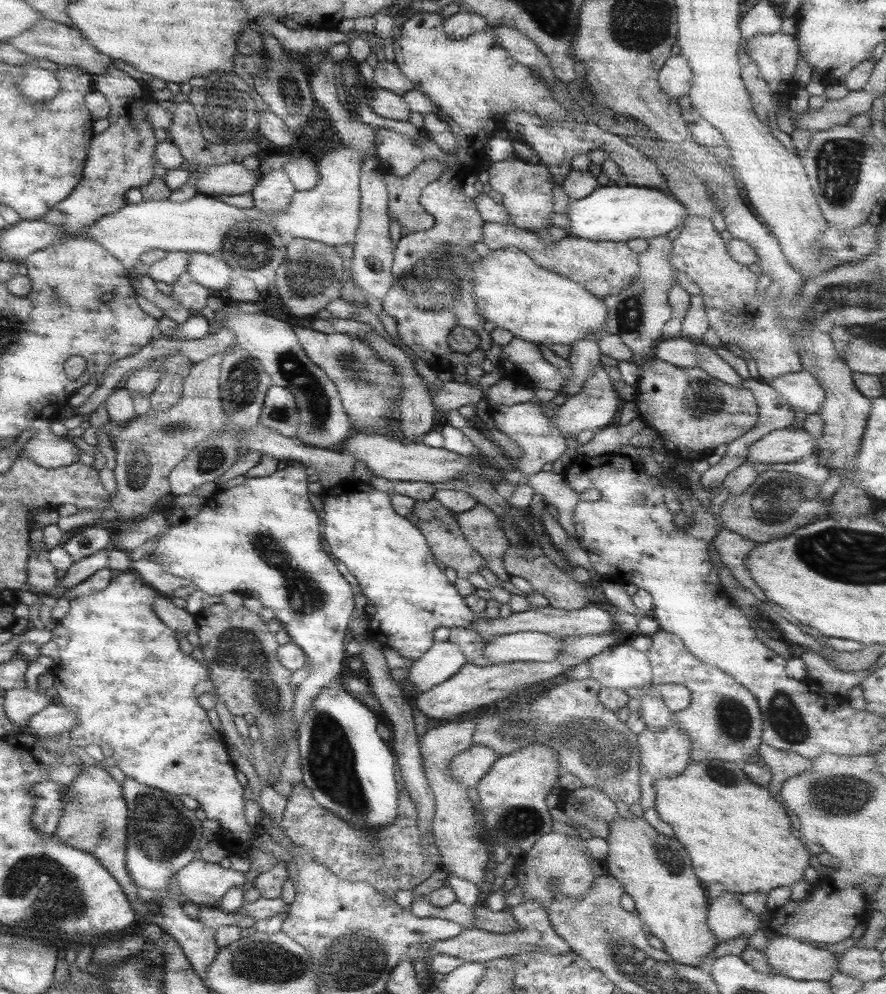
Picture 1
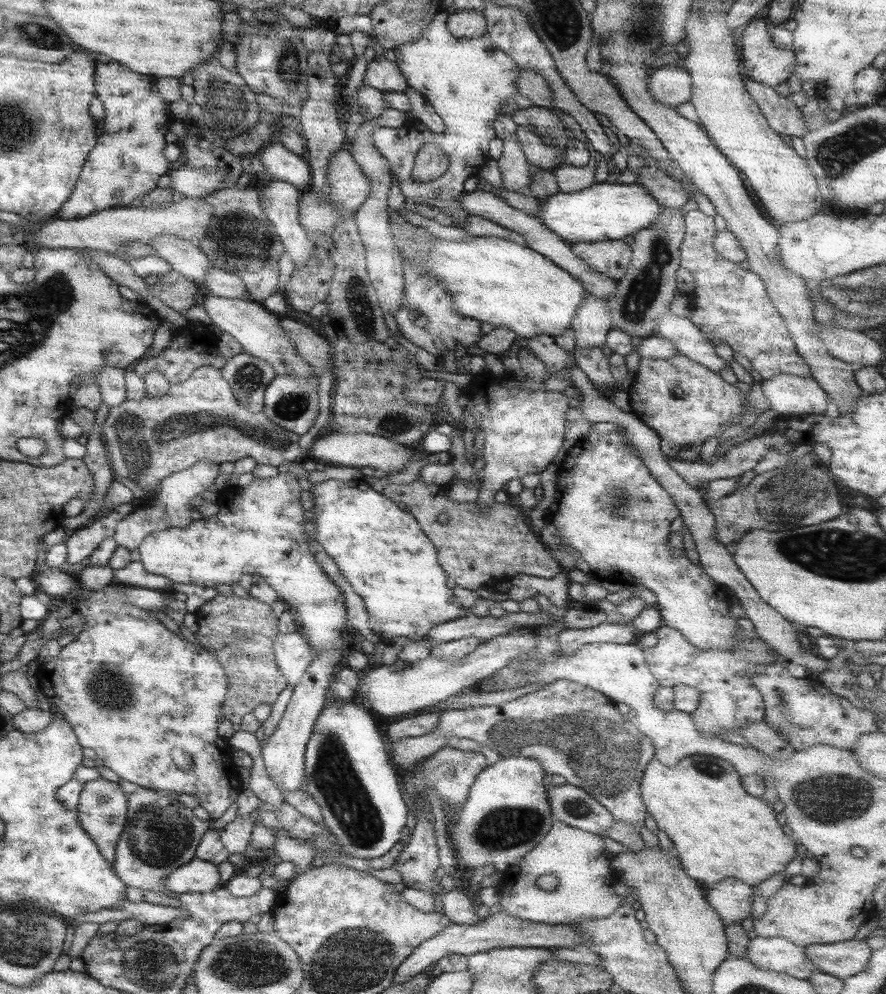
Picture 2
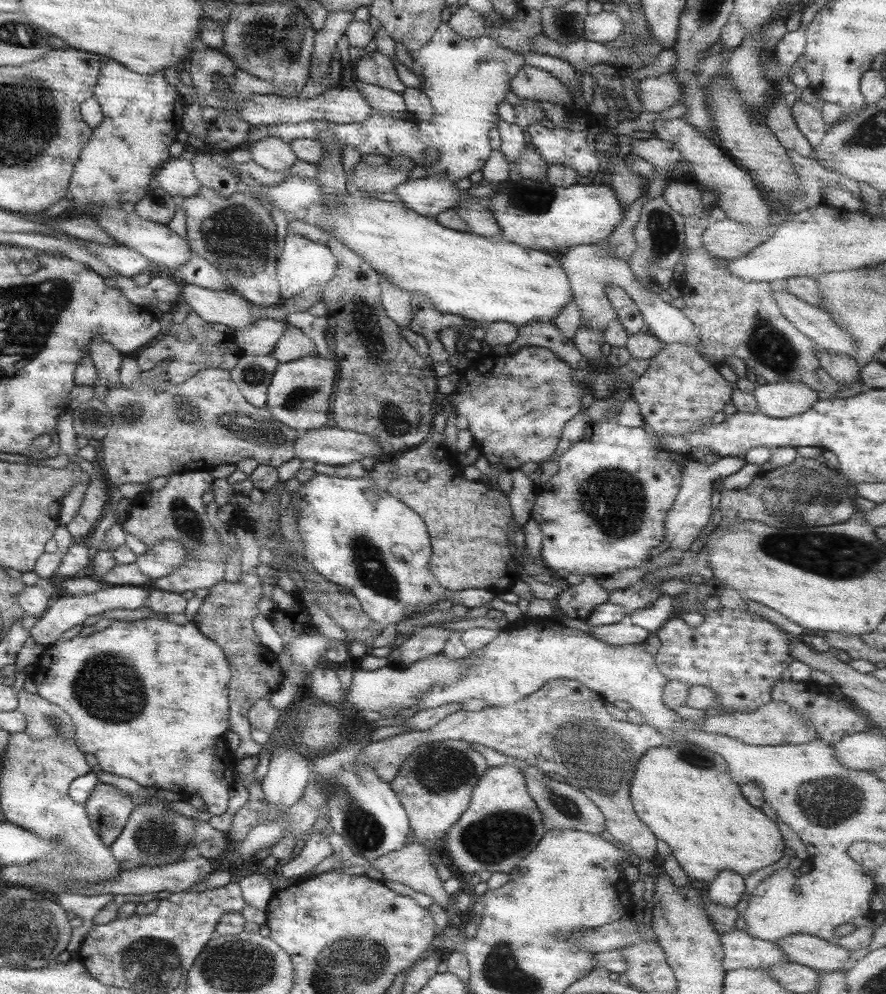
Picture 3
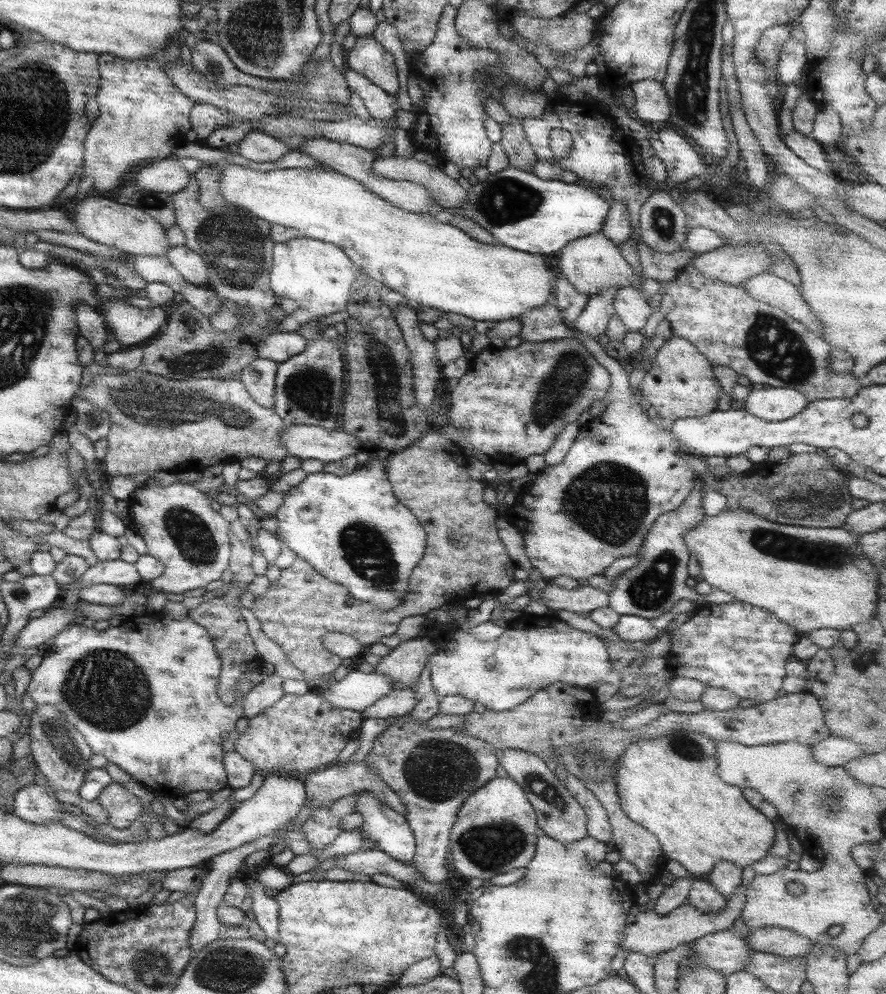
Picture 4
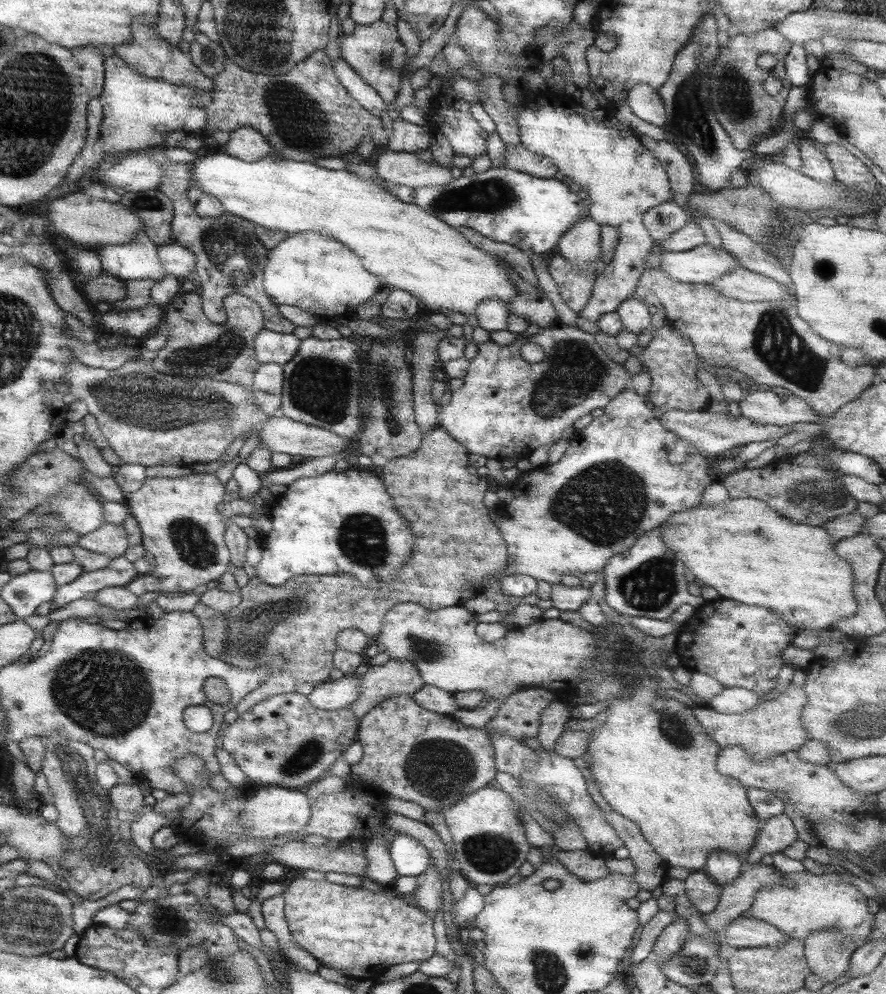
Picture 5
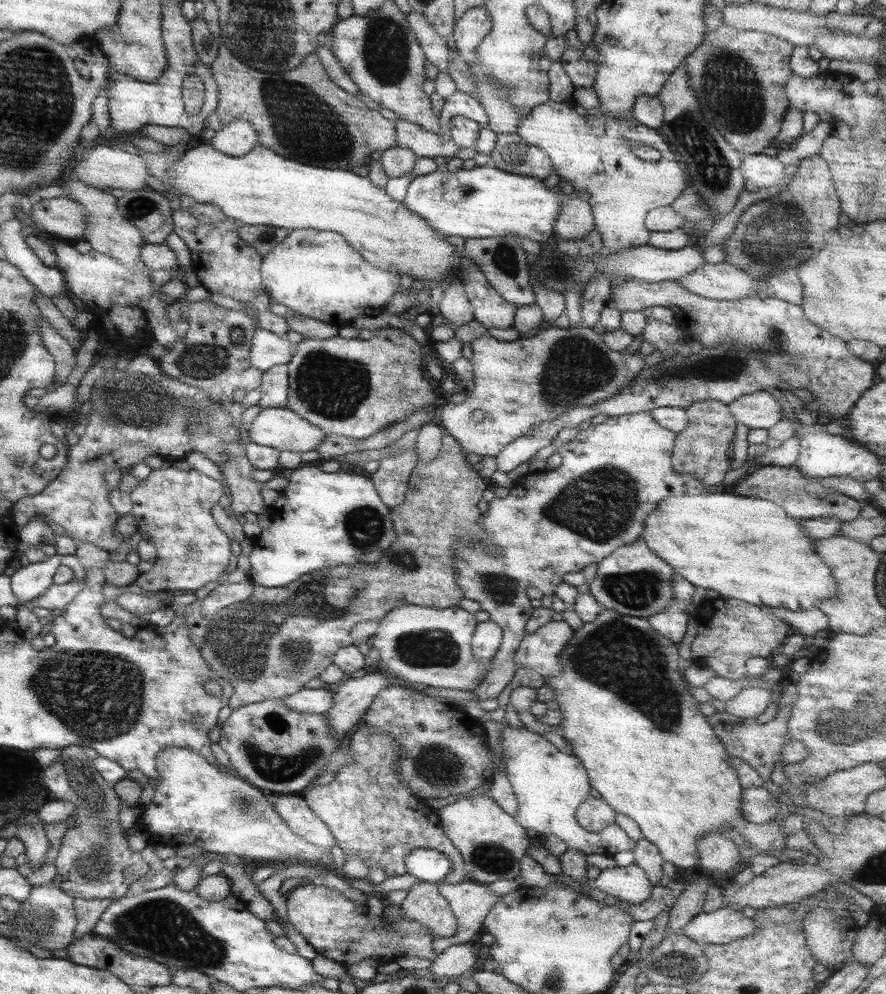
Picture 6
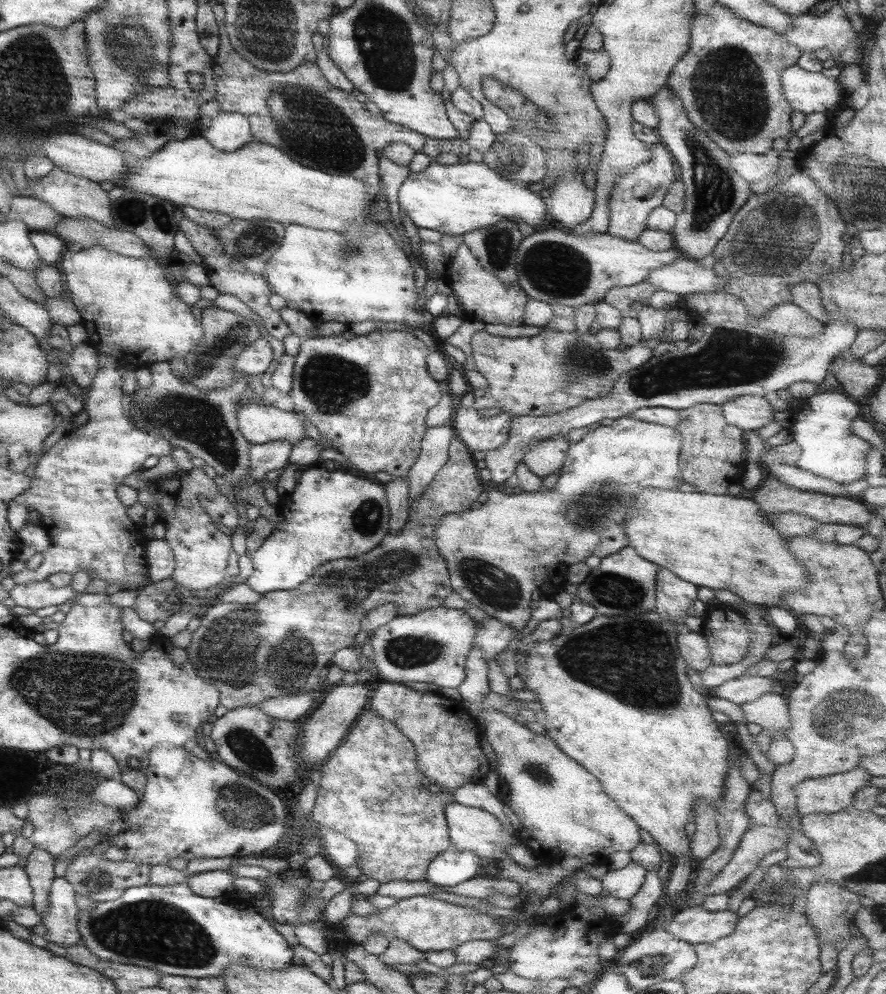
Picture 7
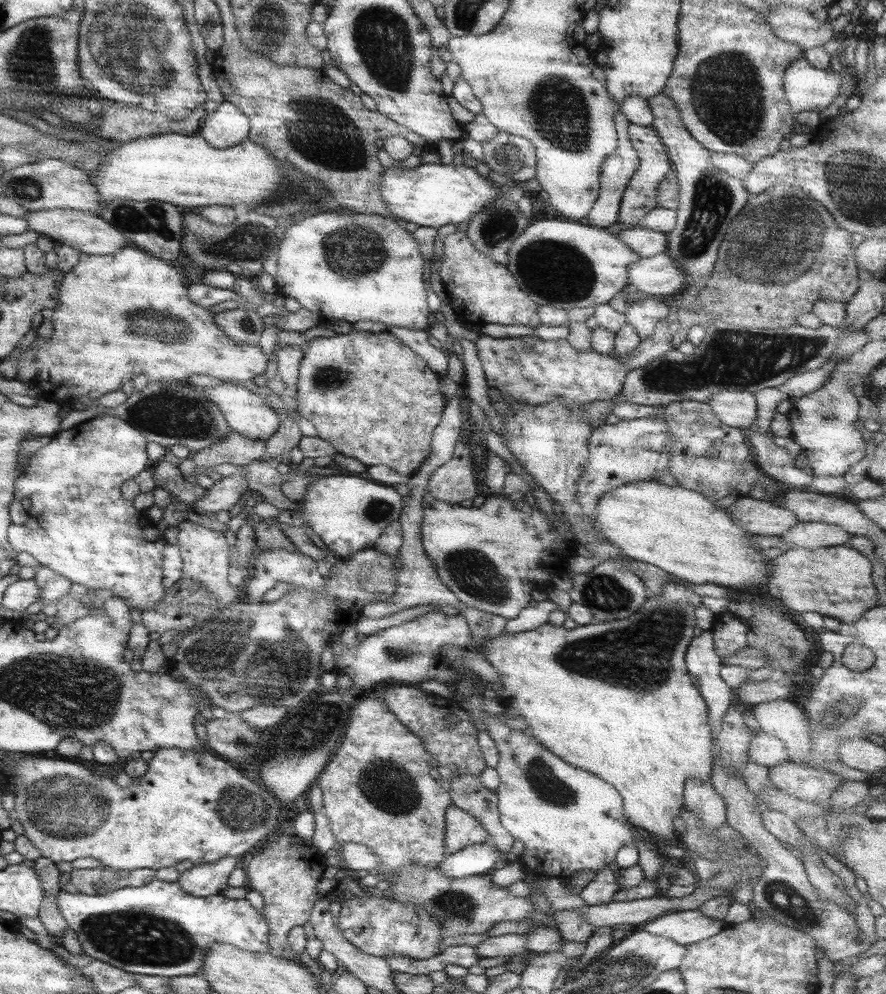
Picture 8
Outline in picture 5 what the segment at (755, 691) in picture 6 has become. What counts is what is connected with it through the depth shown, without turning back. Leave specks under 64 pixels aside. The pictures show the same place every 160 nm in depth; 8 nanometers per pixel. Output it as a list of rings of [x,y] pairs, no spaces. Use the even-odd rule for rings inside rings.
[[[721,689],[706,705],[719,714],[739,714],[753,708],[764,699],[747,689]]]

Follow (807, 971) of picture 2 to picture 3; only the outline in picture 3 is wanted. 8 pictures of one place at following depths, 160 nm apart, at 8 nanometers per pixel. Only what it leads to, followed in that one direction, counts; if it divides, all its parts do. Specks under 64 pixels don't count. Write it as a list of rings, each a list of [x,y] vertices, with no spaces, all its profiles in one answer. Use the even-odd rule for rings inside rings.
[[[734,929],[718,934],[718,937],[723,952],[721,966],[725,972],[737,968],[765,971],[773,965],[788,962],[781,948],[775,943],[753,938],[745,931]]]

